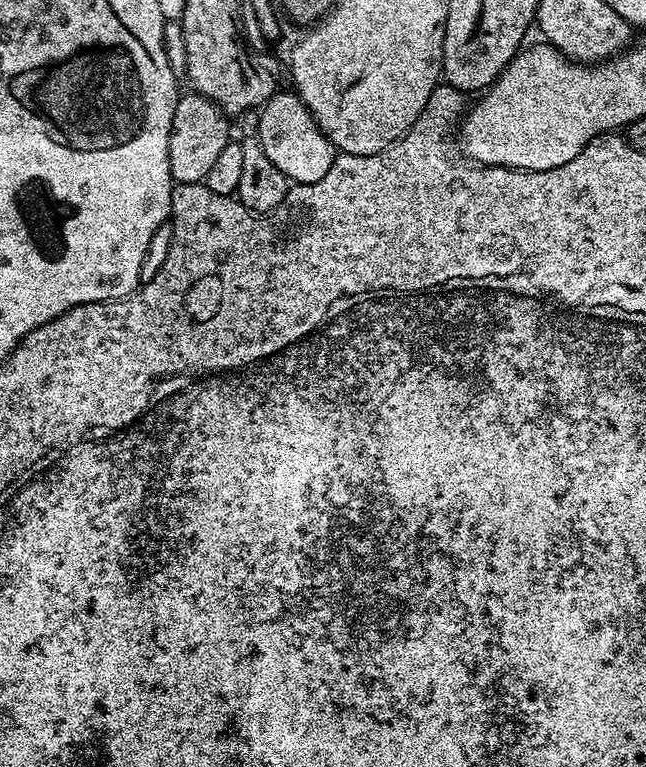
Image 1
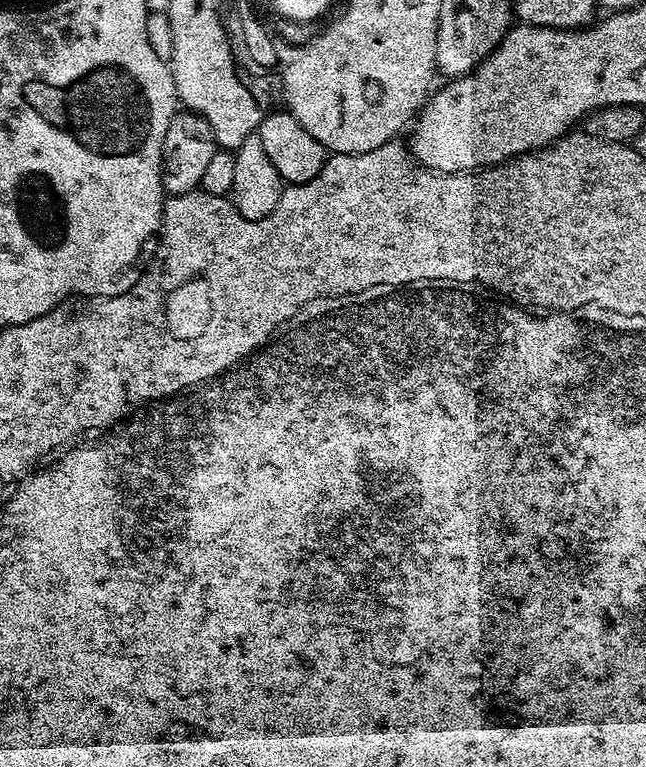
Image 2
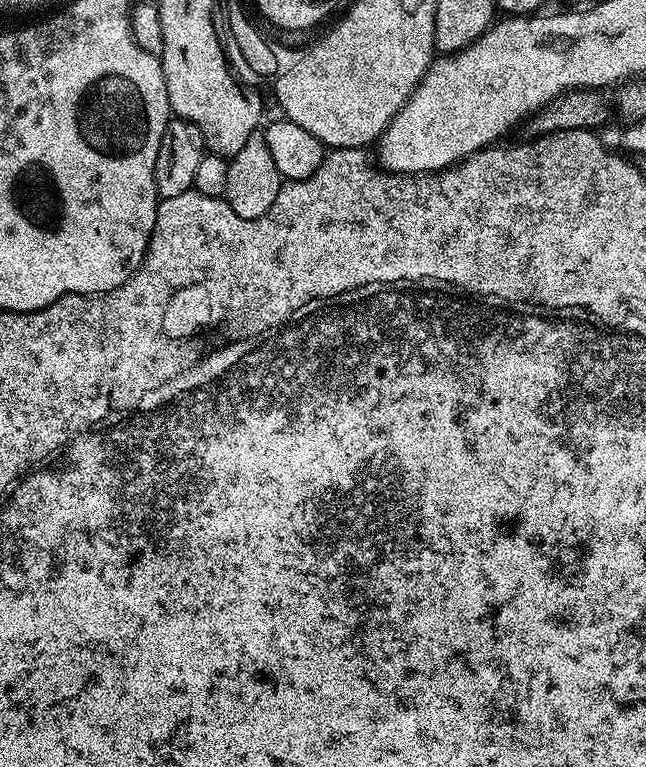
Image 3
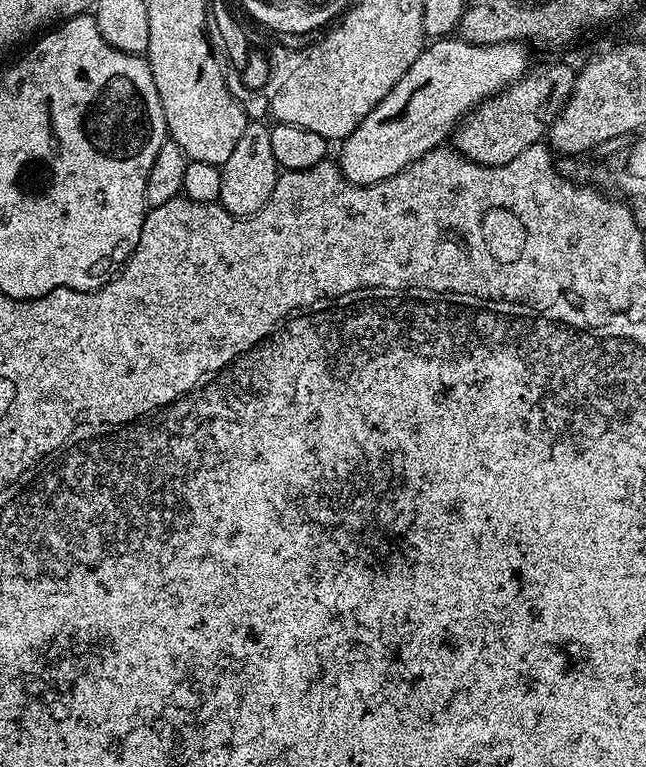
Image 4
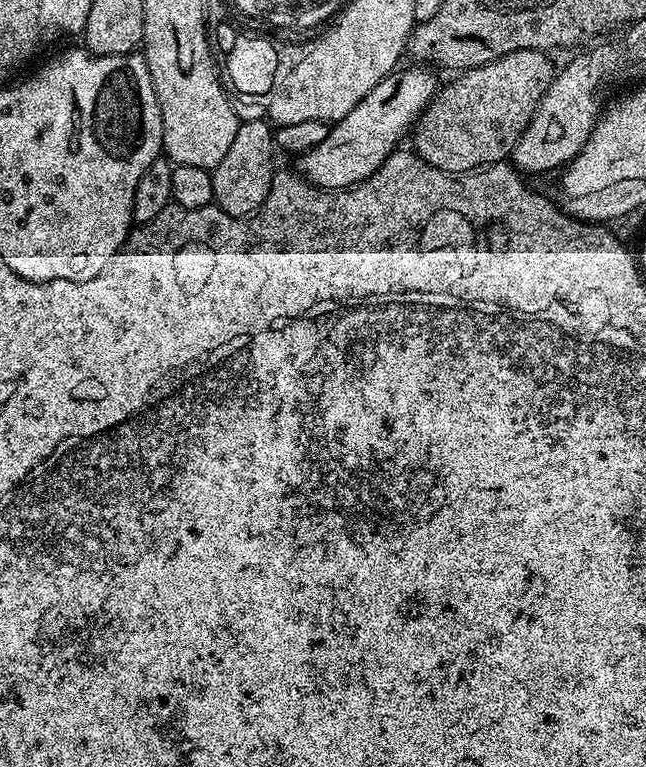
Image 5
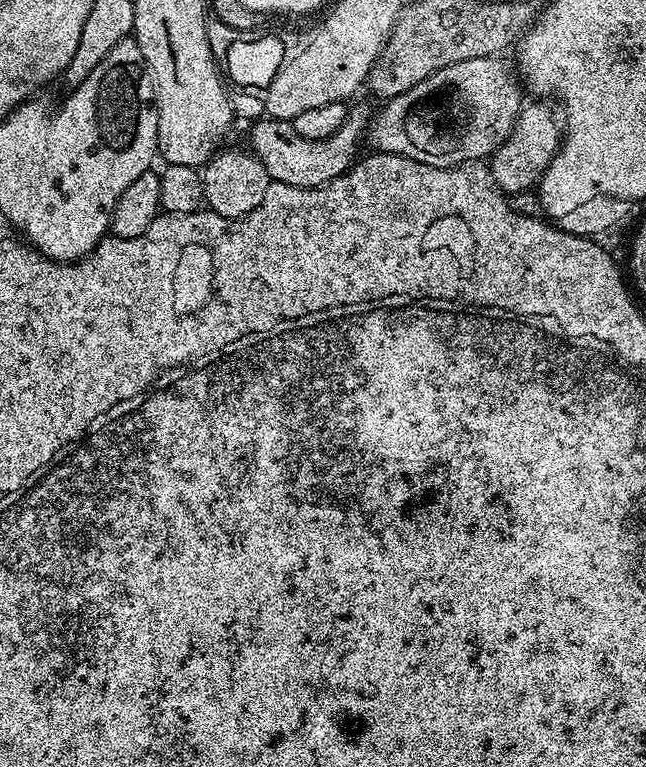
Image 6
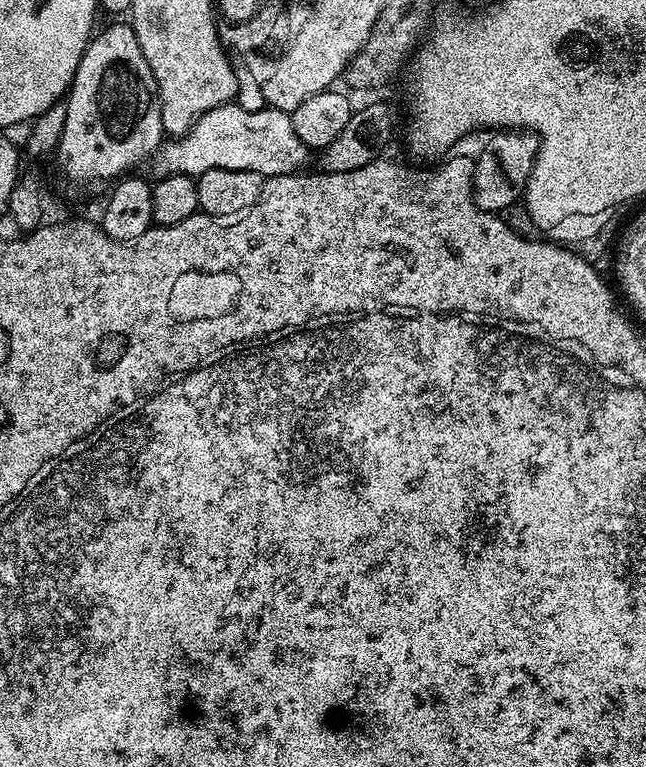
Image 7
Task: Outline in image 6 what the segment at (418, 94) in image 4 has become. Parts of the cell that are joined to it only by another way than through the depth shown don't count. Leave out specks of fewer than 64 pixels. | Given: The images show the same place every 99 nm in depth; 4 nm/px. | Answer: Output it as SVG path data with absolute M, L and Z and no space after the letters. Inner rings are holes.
M353 107L348 113L346 122L342 122L338 134L330 134L330 138L302 138L298 130L294 130L291 122L261 118L251 125L251 151L266 166L269 177L277 184L298 186L299 188L321 188L348 171L358 159L362 137L365 135L370 119L369 113Z

